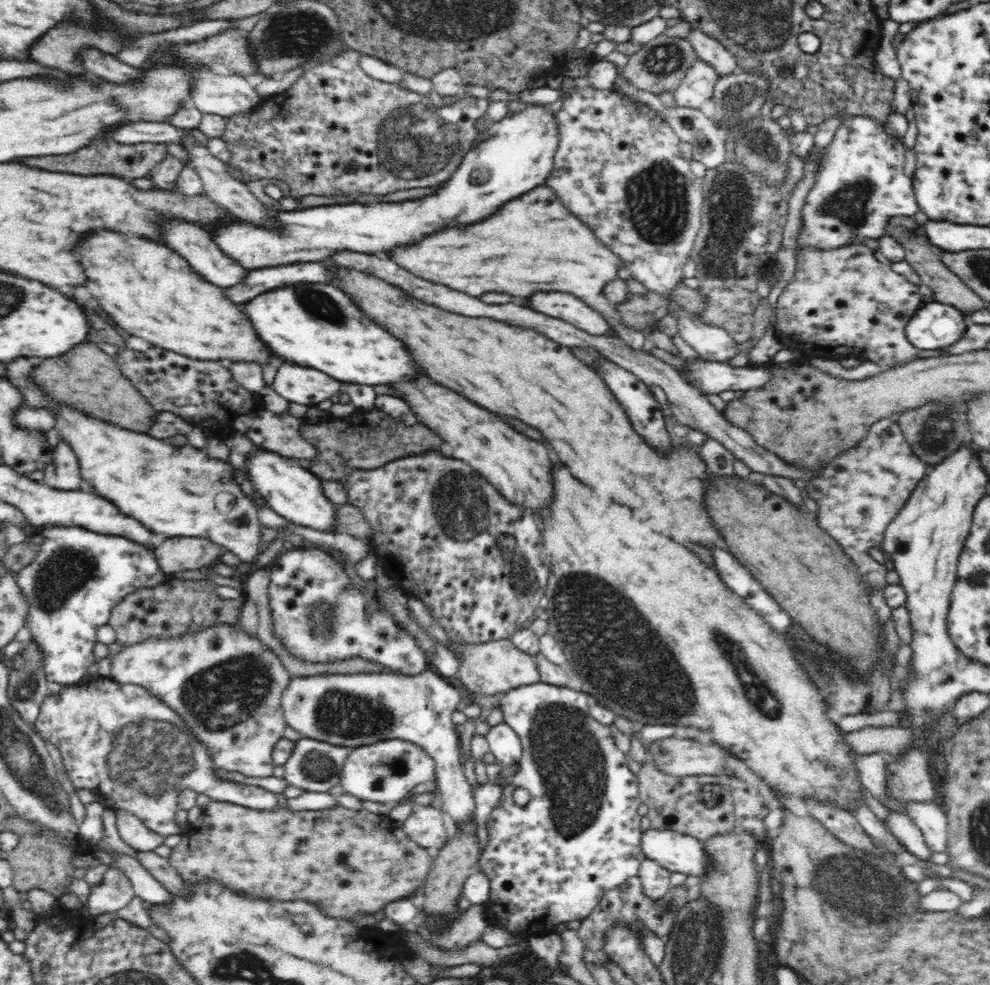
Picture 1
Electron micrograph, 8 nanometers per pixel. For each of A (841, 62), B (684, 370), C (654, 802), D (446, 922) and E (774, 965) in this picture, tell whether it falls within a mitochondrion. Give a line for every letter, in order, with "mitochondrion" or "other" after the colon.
A: other
B: other
C: other
D: other
E: other

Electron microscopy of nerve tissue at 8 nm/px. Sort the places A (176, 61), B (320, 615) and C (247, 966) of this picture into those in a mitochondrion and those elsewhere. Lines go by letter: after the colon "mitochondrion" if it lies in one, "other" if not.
A: other
B: mitochondrion
C: mitochondrion

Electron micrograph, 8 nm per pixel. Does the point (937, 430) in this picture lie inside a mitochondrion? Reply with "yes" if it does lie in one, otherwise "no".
yes

